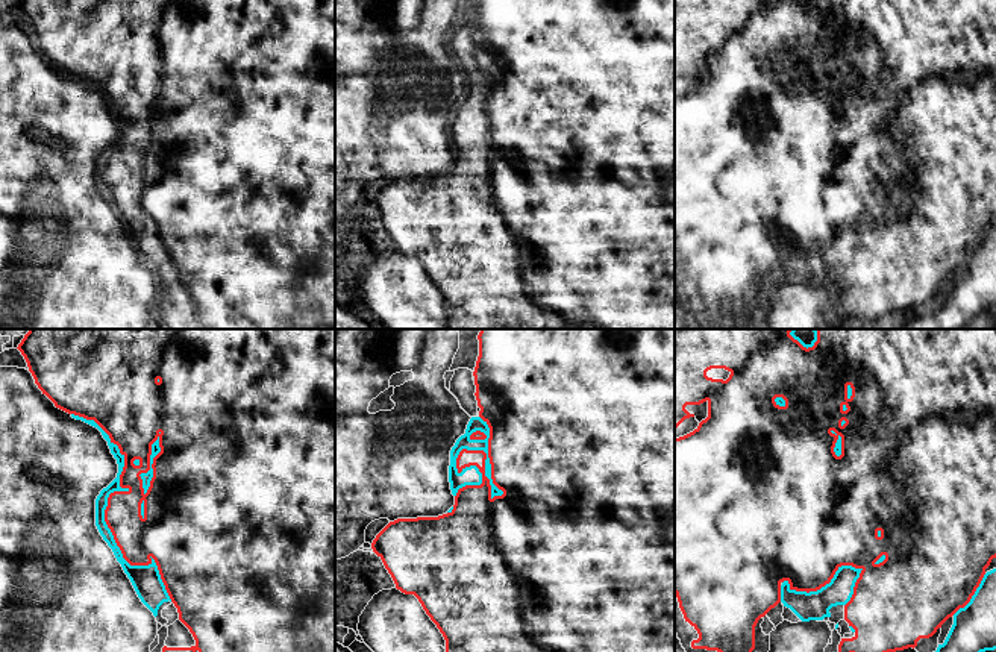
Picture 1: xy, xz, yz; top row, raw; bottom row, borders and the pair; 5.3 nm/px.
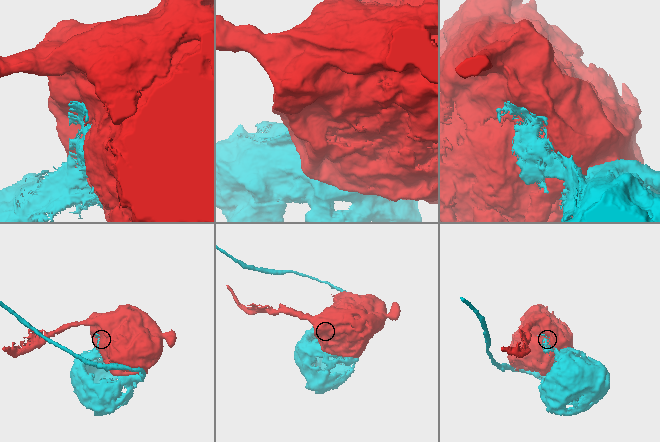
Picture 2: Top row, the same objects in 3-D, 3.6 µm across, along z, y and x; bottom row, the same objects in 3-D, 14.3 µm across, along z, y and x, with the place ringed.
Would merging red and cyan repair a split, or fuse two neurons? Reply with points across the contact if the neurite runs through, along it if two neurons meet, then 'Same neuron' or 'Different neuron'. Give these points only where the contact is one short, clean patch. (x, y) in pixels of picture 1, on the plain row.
Different neuron

